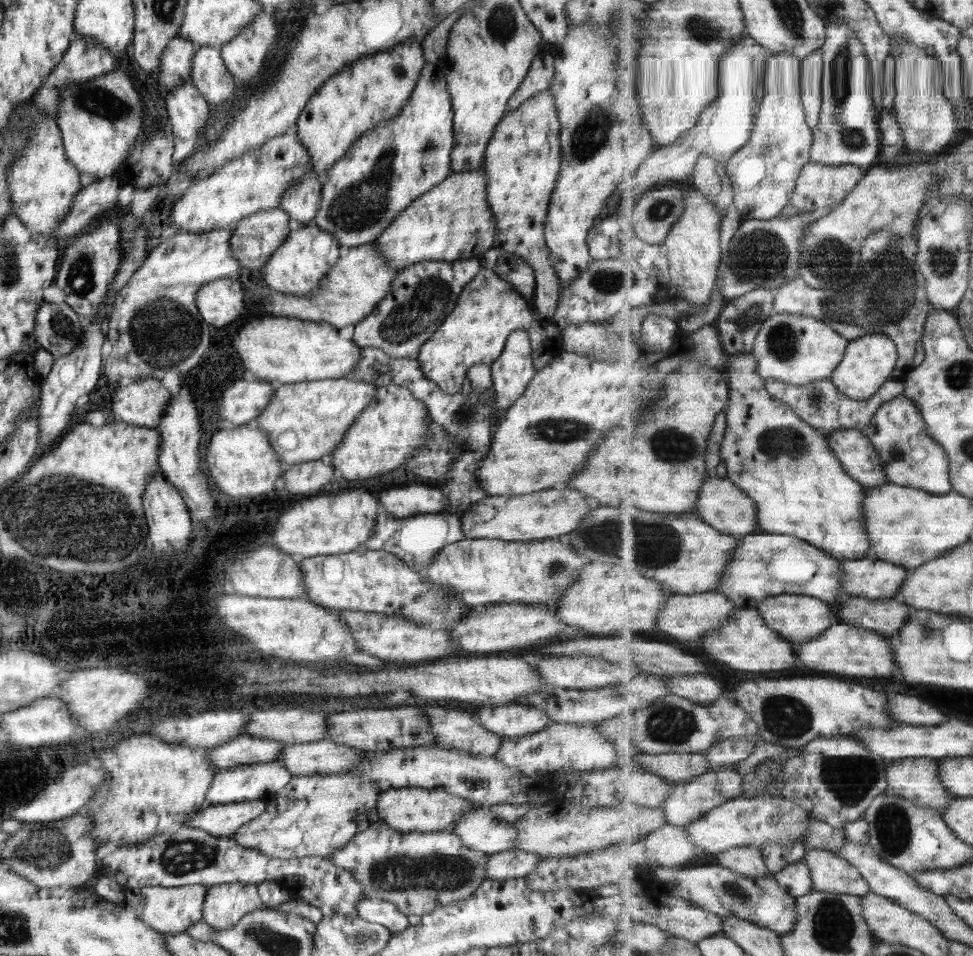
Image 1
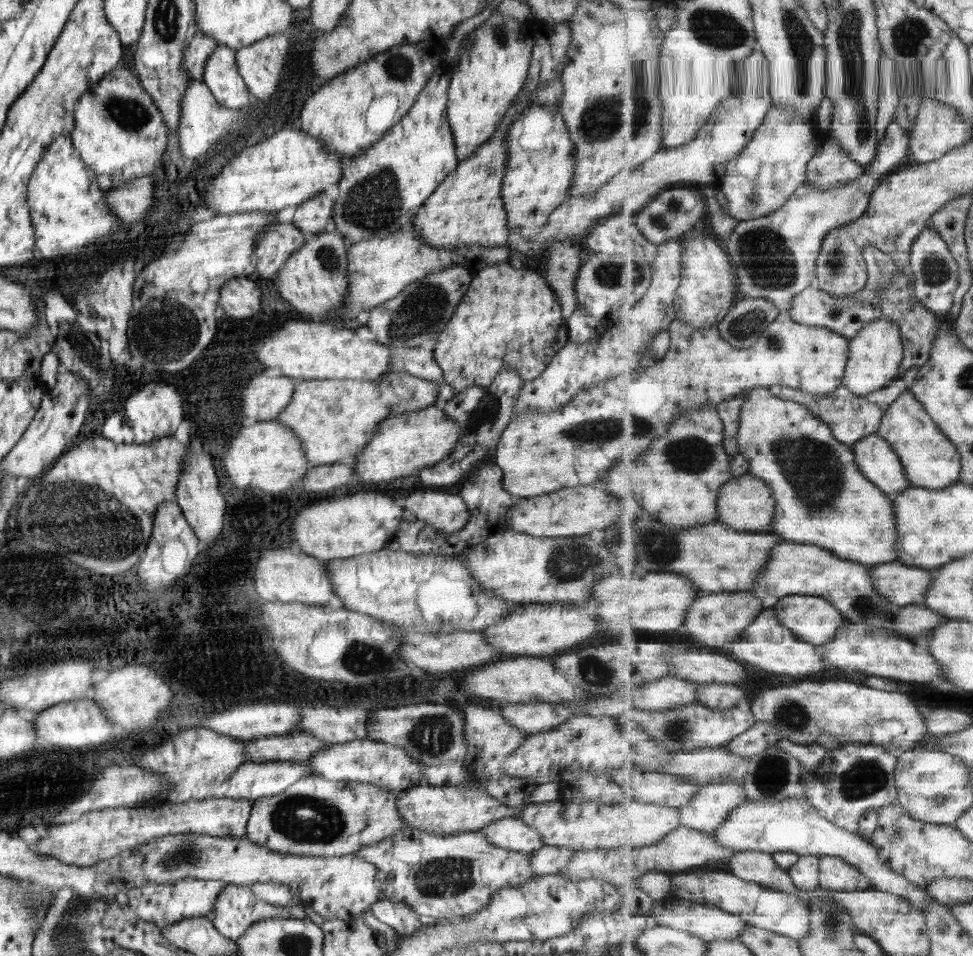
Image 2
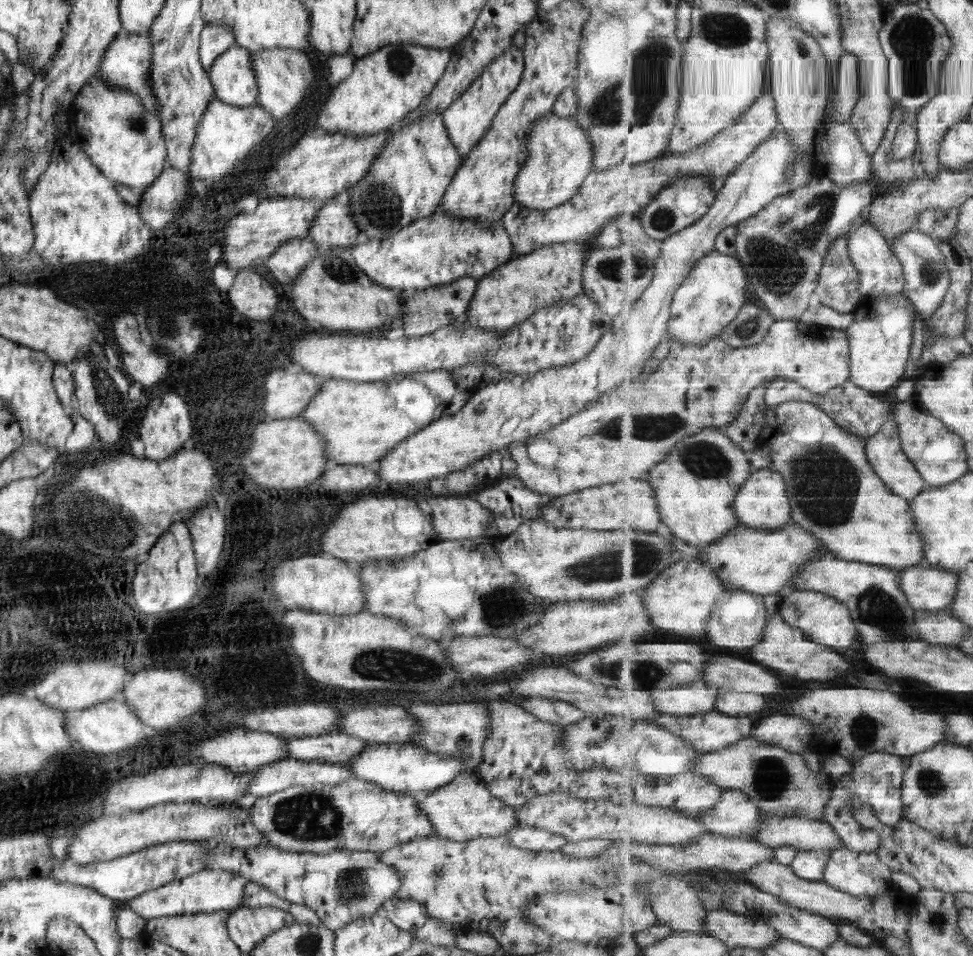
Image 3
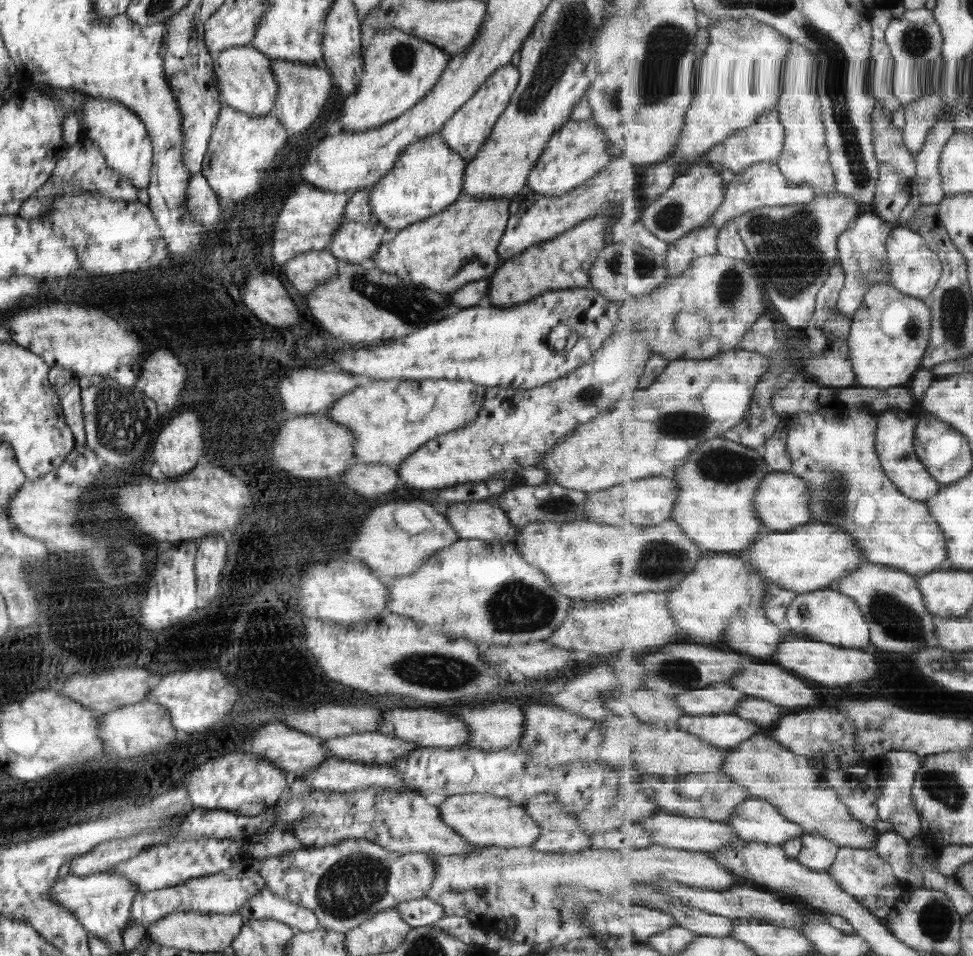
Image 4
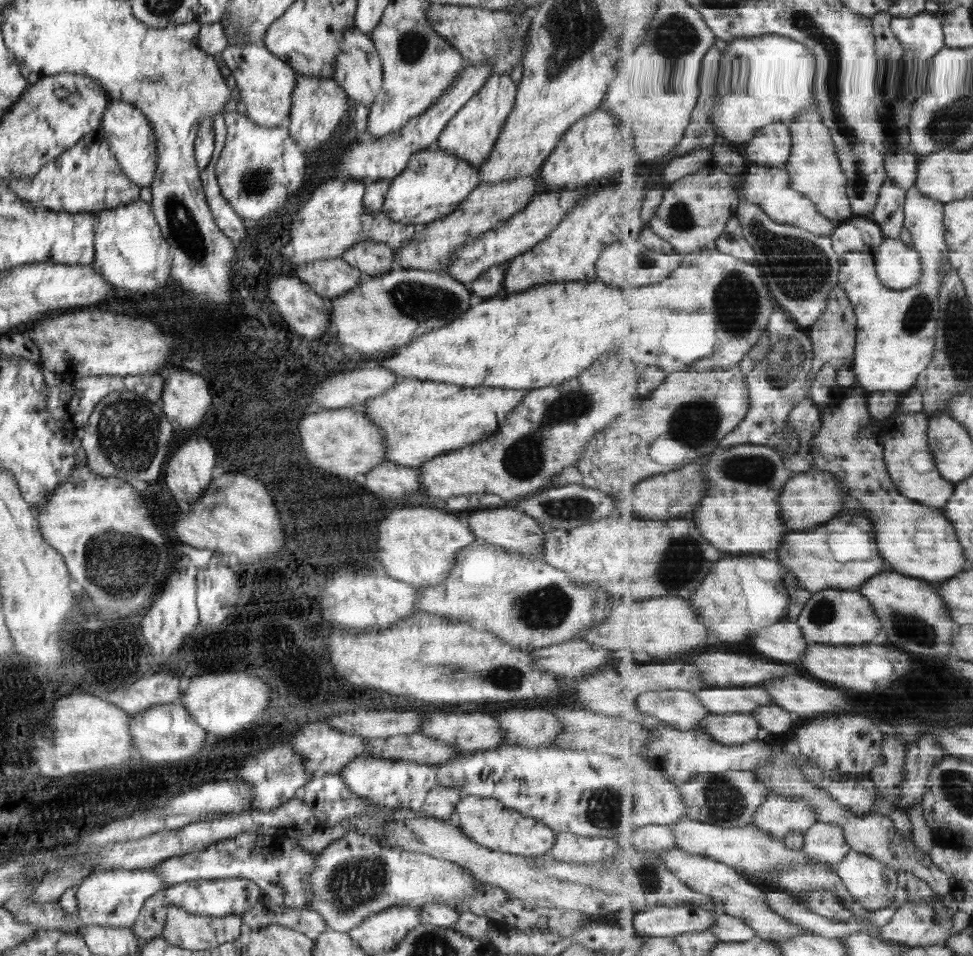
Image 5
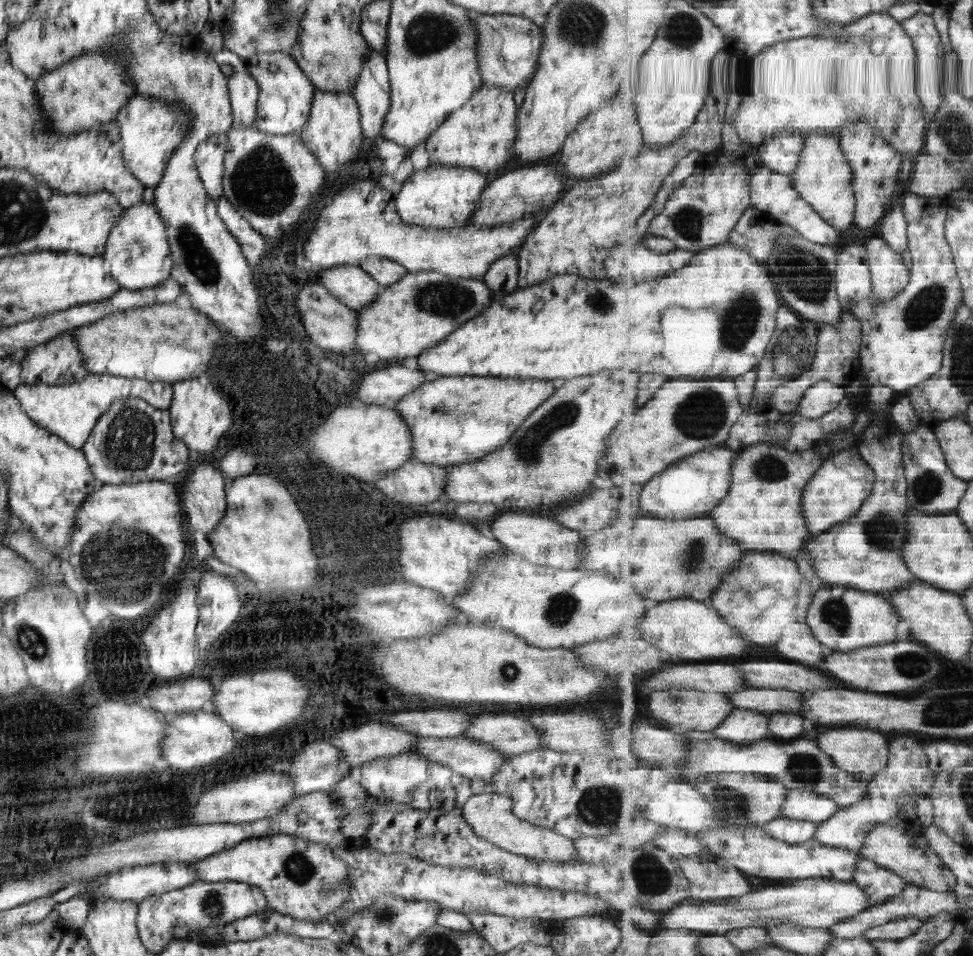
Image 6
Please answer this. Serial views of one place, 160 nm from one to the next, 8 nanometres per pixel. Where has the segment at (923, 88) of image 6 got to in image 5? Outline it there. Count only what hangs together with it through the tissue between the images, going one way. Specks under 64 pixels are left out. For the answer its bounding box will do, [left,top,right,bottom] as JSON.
[892,11,948,68]

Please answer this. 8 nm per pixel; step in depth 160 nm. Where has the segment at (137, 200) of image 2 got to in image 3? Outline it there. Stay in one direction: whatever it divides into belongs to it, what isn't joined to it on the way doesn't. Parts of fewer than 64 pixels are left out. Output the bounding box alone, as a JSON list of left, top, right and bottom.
[138,166,189,231]

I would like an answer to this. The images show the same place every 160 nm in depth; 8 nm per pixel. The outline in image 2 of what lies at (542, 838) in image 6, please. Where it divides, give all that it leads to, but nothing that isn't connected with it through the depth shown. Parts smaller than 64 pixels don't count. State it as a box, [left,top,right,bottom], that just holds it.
[396,784,512,836]

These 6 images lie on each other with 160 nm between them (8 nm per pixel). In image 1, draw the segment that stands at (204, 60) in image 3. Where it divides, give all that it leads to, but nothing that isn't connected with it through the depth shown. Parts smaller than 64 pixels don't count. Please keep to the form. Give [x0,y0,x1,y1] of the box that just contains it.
[157,37,197,91]

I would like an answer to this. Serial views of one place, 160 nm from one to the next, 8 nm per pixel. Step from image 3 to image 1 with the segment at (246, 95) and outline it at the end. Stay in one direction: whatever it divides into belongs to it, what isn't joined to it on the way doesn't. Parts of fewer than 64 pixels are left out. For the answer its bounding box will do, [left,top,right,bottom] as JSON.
[189,47,235,105]

